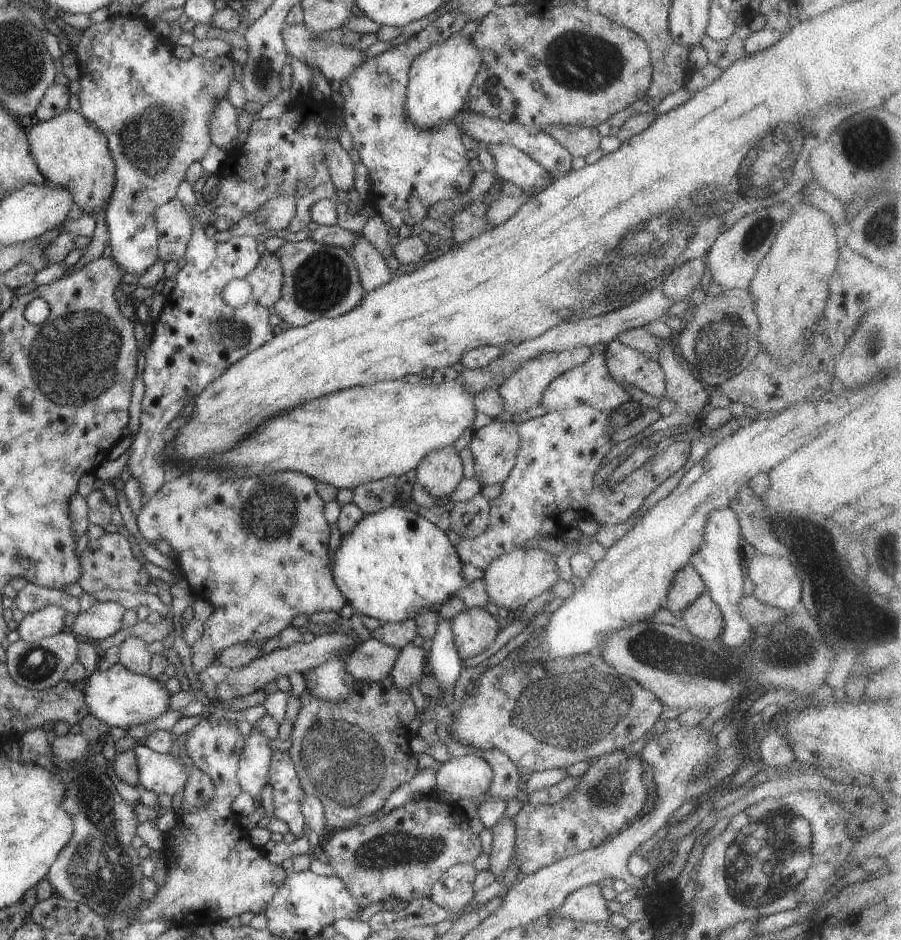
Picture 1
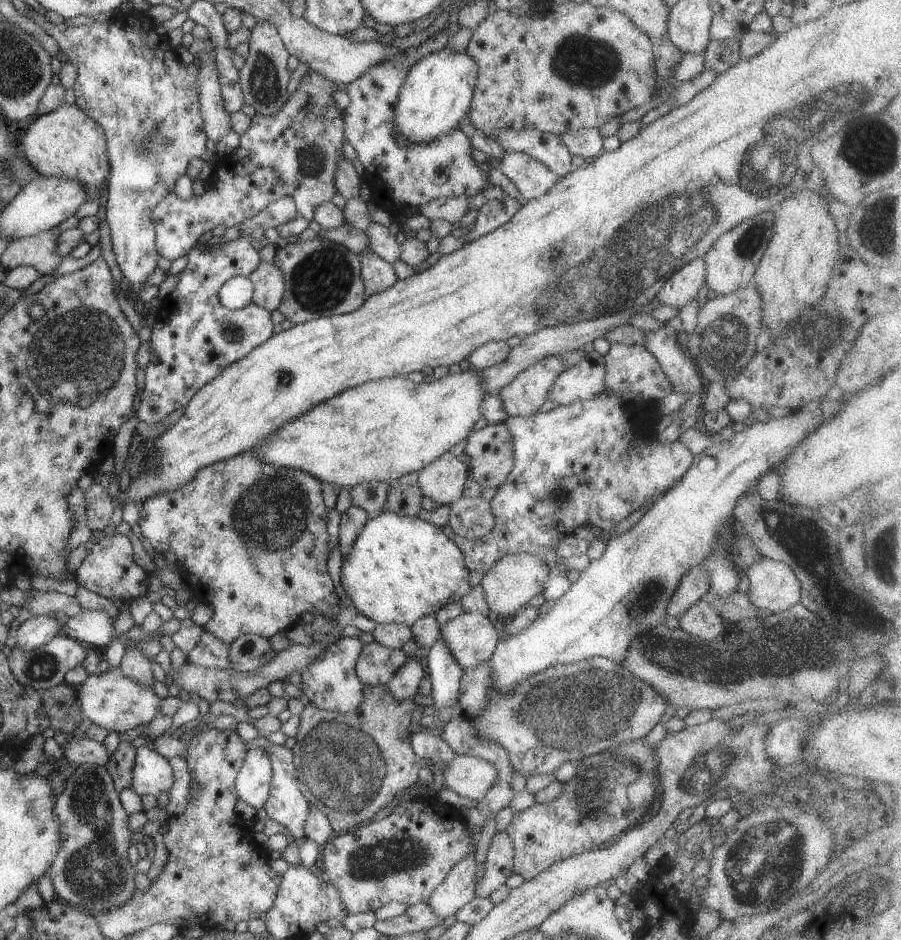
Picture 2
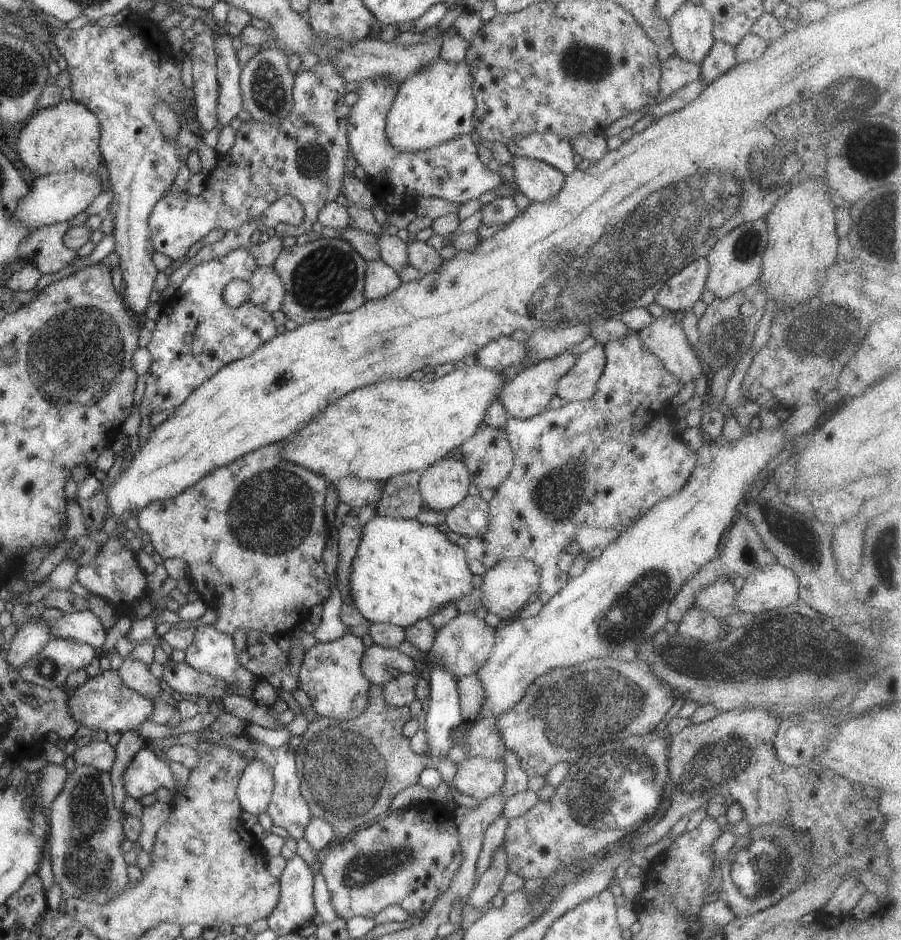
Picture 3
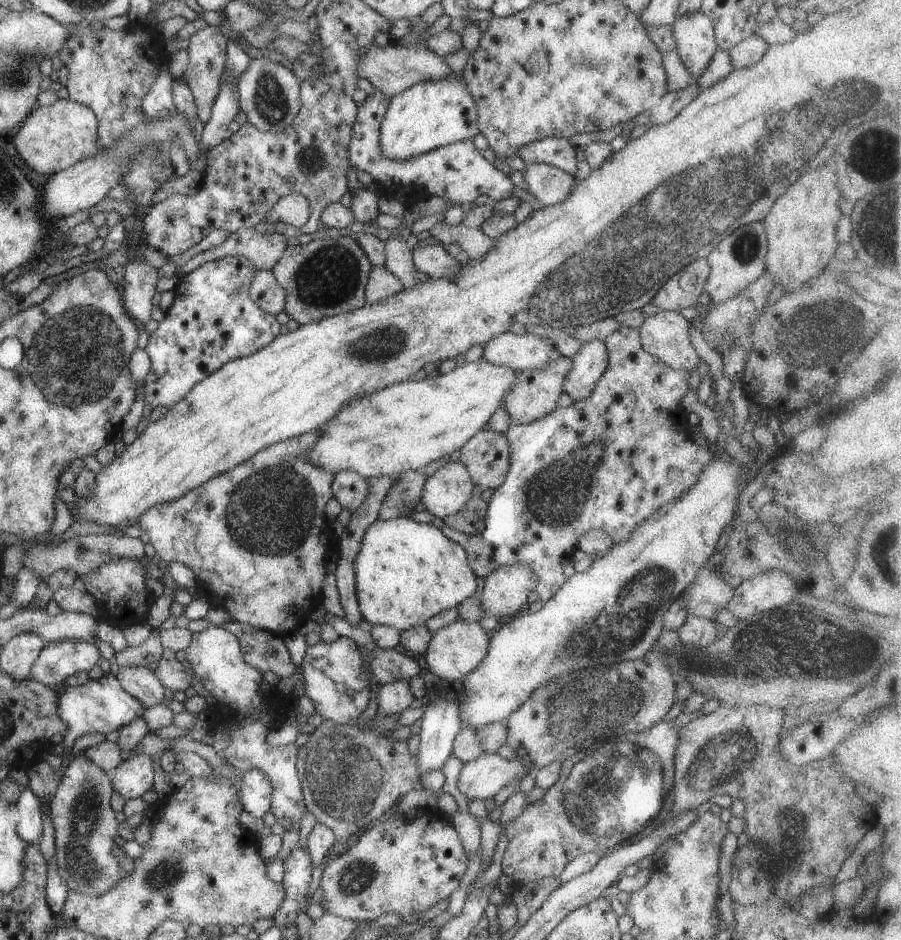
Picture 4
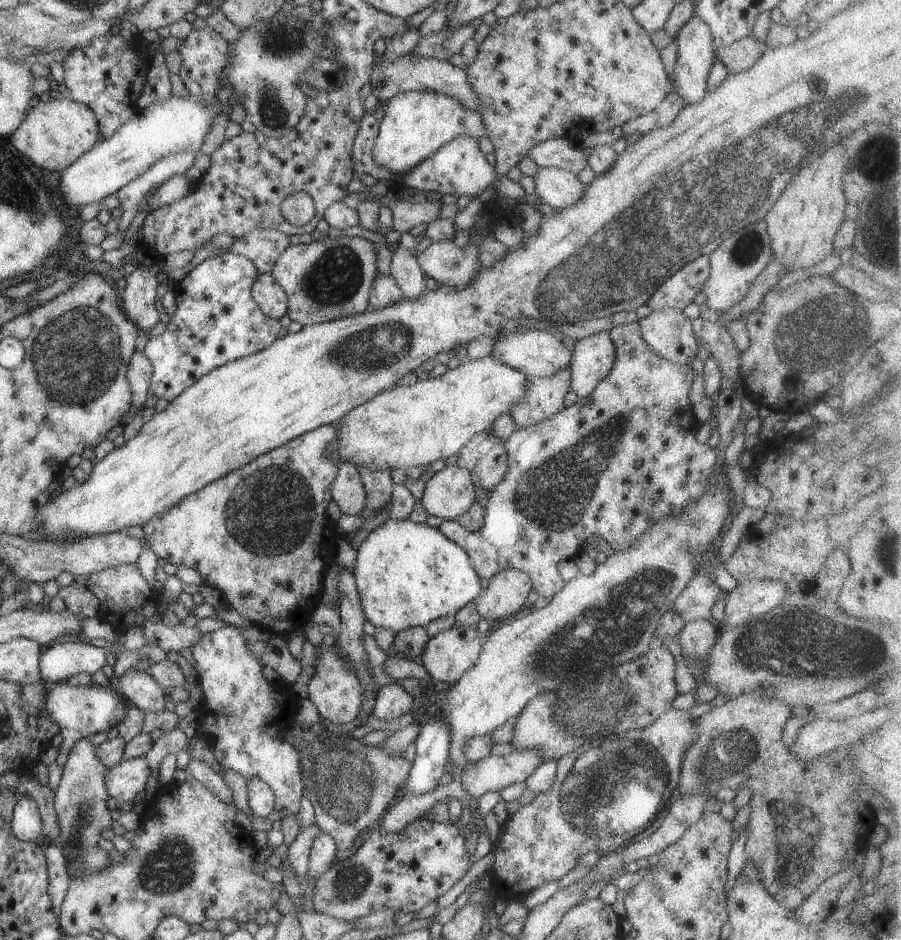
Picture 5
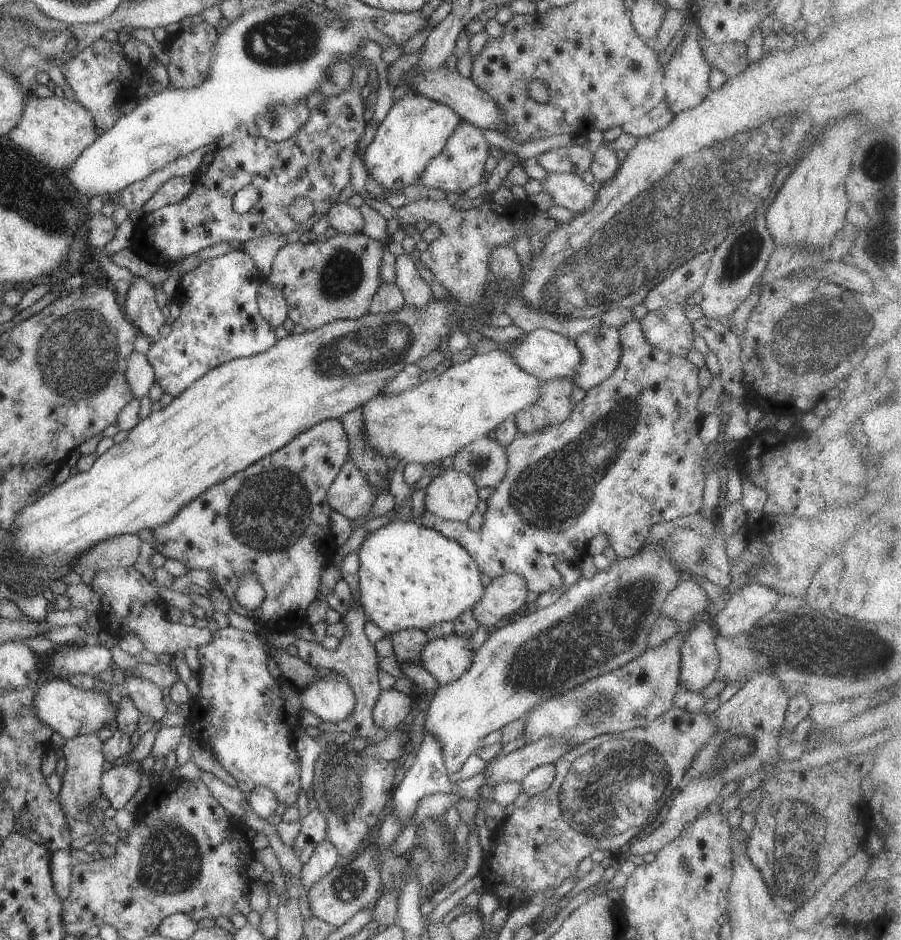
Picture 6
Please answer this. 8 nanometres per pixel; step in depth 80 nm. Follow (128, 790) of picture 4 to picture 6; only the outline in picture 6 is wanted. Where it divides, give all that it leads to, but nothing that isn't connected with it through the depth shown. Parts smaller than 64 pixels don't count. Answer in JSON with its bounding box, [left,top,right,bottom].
[101,761,141,812]

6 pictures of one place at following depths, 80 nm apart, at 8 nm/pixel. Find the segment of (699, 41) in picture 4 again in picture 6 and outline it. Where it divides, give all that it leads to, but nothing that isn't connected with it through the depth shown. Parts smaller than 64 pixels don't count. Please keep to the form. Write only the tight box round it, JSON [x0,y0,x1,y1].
[663,16,711,114]

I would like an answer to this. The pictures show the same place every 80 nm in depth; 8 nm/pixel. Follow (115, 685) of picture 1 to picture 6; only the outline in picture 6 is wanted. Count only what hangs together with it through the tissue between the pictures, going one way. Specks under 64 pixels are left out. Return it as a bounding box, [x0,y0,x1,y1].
[33,677,118,740]

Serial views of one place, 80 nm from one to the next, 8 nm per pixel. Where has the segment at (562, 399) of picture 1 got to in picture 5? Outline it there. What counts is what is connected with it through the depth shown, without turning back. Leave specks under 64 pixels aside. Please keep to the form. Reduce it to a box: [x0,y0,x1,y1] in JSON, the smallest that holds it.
[570,331,616,398]

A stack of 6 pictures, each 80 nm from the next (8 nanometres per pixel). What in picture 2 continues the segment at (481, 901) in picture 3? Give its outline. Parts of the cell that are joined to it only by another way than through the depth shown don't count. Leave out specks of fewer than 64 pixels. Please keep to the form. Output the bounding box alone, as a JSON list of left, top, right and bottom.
[476,831,514,897]

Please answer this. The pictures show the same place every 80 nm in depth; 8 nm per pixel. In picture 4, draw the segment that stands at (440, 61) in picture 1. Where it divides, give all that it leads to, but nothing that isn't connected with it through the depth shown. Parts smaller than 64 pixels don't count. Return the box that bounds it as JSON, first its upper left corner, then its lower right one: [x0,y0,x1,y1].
[380,75,480,161]

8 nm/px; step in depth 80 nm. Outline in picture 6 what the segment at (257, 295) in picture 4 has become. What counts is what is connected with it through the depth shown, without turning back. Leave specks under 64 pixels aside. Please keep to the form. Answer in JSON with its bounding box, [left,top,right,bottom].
[258,278,289,327]

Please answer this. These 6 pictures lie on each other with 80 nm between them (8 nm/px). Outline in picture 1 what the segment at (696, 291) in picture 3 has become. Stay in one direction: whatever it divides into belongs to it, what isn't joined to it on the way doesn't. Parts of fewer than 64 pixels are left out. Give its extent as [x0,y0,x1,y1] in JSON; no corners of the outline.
[662,259,705,302]

